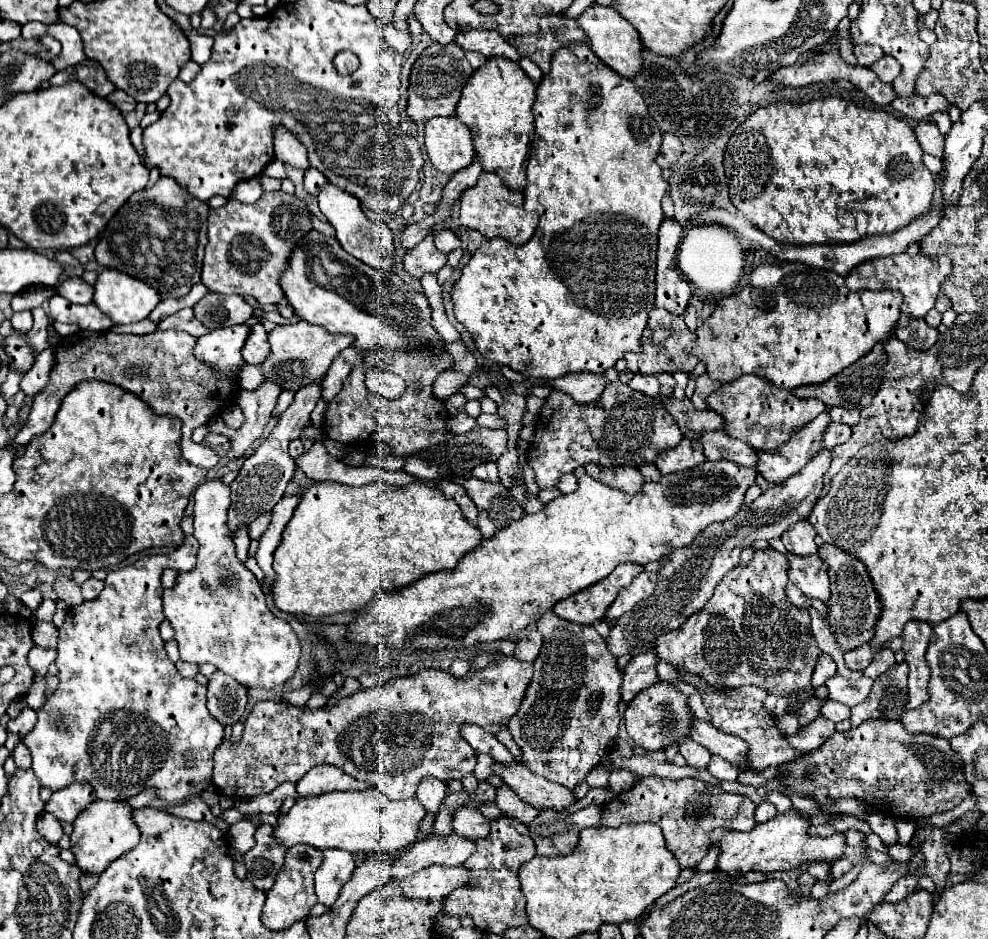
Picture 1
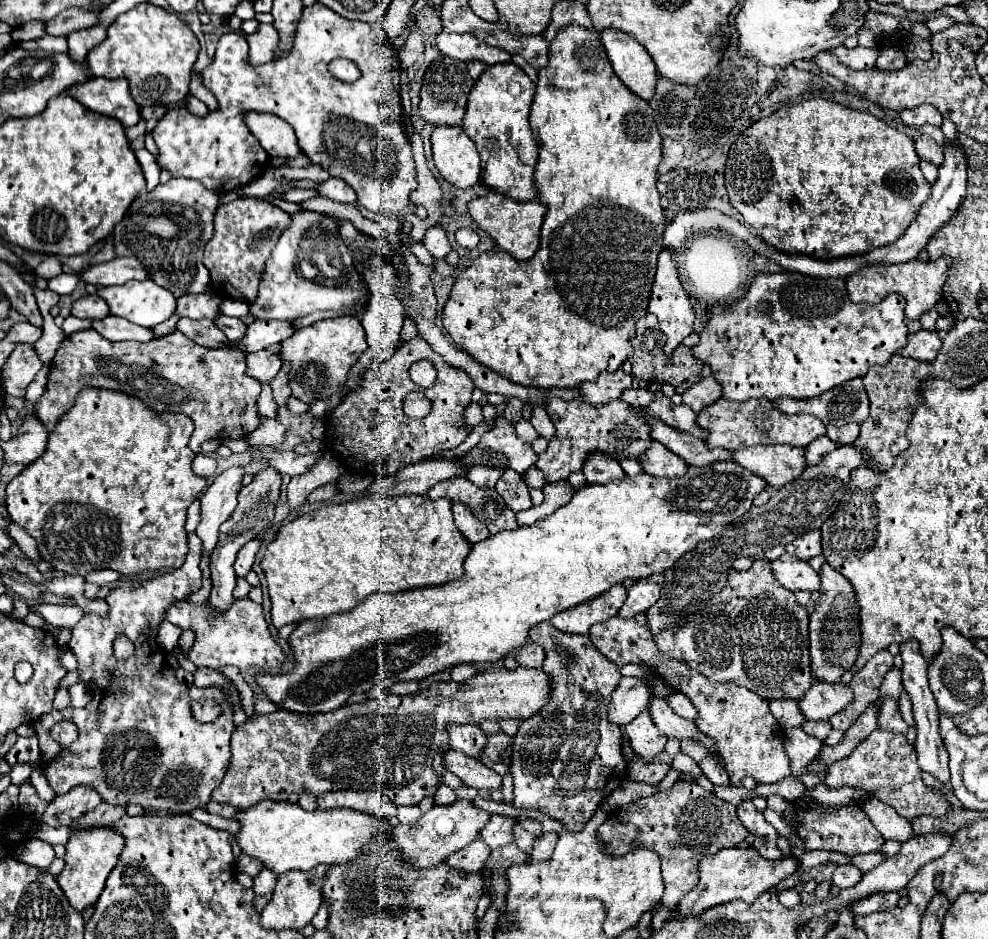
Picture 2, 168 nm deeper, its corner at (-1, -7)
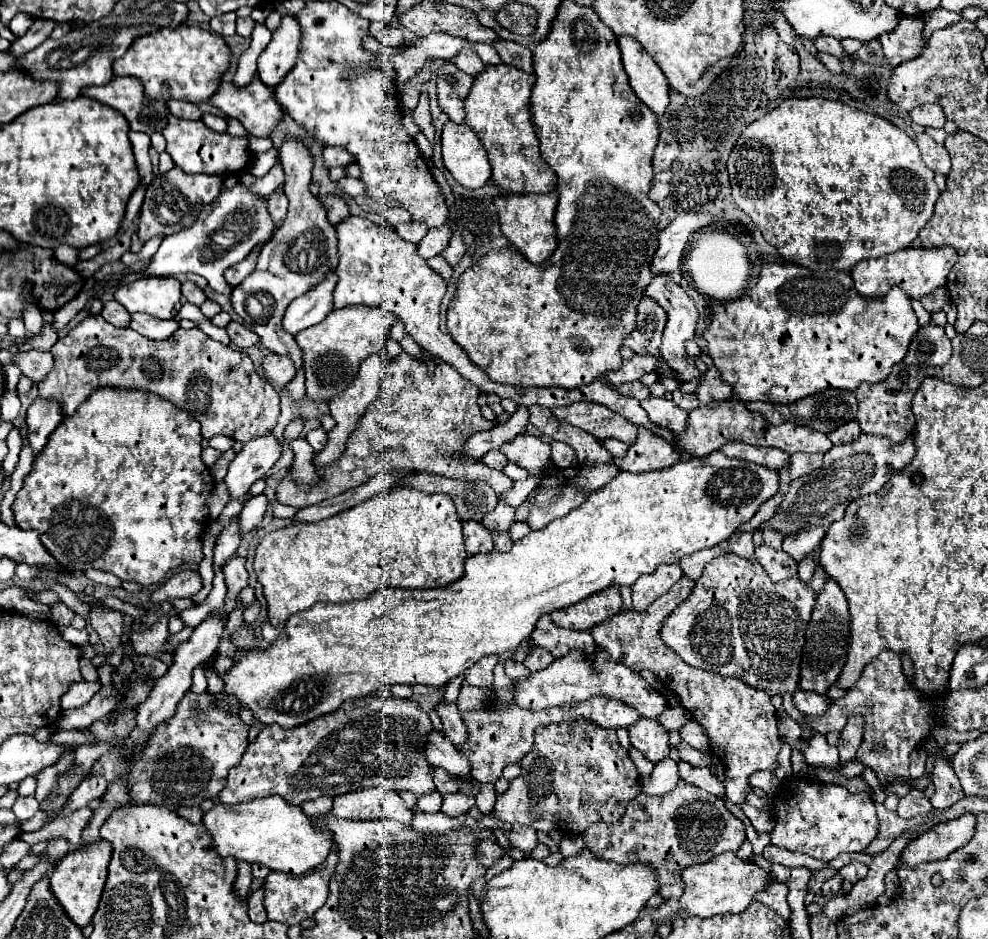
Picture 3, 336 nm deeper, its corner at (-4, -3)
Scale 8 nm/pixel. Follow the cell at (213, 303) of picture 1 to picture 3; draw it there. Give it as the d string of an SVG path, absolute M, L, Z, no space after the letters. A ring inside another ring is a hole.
M231 321L227 327L225 327L227 335L231 337L231 343L237 345L239 349L247 349L251 345L259 345L259 335L251 329L247 329L245 325L237 323L237 321Z

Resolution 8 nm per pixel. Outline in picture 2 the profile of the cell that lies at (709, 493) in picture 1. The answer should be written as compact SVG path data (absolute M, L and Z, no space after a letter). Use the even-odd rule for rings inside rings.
M716 461L712 465L704 465L704 467L690 467L686 471L686 475L682 477L674 477L674 479L666 479L666 477L652 477L648 473L640 473L636 477L622 477L622 479L612 479L606 485L586 485L582 489L578 489L572 497L572 501L564 507L560 507L556 513L552 513L550 517L530 525L530 527L518 527L516 531L502 531L498 535L492 535L480 543L476 543L466 561L464 561L464 575L458 581L450 581L446 585L436 585L436 587L422 587L422 589L410 589L410 591L402 591L402 593L372 593L370 597L366 597L364 601L360 601L352 611L346 613L336 613L330 615L326 619L304 619L298 621L296 629L292 631L292 635L288 637L292 655L294 655L294 667L288 673L262 673L256 675L256 685L262 689L262 693L280 709L304 714L328 713L334 711L338 707L342 707L350 695L354 693L366 693L368 689L372 689L374 685L382 685L382 687L390 687L396 681L422 681L438 671L462 665L462 663L496 663L502 657L506 657L512 649L524 647L528 641L528 631L530 627L534 627L536 623L548 621L552 619L556 613L566 611L570 607L576 607L584 601L590 601L594 597L598 597L600 593L608 591L612 585L616 583L624 583L626 579L642 579L642 577L650 577L654 573L662 573L666 569L670 569L682 555L686 555L688 551L694 551L694 547L698 547L700 541L708 541L714 539L716 535L720 535L720 531L738 521L746 511L750 511L754 497L766 487L766 481L750 471L746 471L744 467L740 467L734 461Z

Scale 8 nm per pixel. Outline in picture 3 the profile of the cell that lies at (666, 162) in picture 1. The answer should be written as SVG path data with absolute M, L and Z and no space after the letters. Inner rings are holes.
M661 131L659 145L655 149L655 159L653 159L653 171L661 173L673 165L673 161L679 157L681 145L669 131Z

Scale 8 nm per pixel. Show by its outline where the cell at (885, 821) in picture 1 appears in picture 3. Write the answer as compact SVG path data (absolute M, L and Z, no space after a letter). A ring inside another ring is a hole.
M789 777L783 781L779 795L771 803L775 829L771 843L789 851L799 851L815 859L831 861L847 851L865 851L877 837L875 805L865 793L849 793L839 785L825 785L805 777Z

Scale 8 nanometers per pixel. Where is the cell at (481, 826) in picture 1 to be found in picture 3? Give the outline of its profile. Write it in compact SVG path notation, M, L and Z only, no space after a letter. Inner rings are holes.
M513 825L509 831L507 831L507 839L513 847L529 853L533 851L533 847L537 845L537 835L535 835L535 829L531 825Z

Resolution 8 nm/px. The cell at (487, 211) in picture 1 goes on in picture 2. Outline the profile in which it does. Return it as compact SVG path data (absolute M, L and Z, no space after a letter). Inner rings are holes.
M490 191L488 195L482 195L474 201L470 201L468 209L470 209L470 215L474 217L474 221L480 225L480 229L484 229L496 241L496 245L500 245L504 251L508 251L514 259L528 261L538 251L540 227L542 227L544 215L546 215L546 205L542 205L538 199L520 203L510 197L500 195L496 191Z

